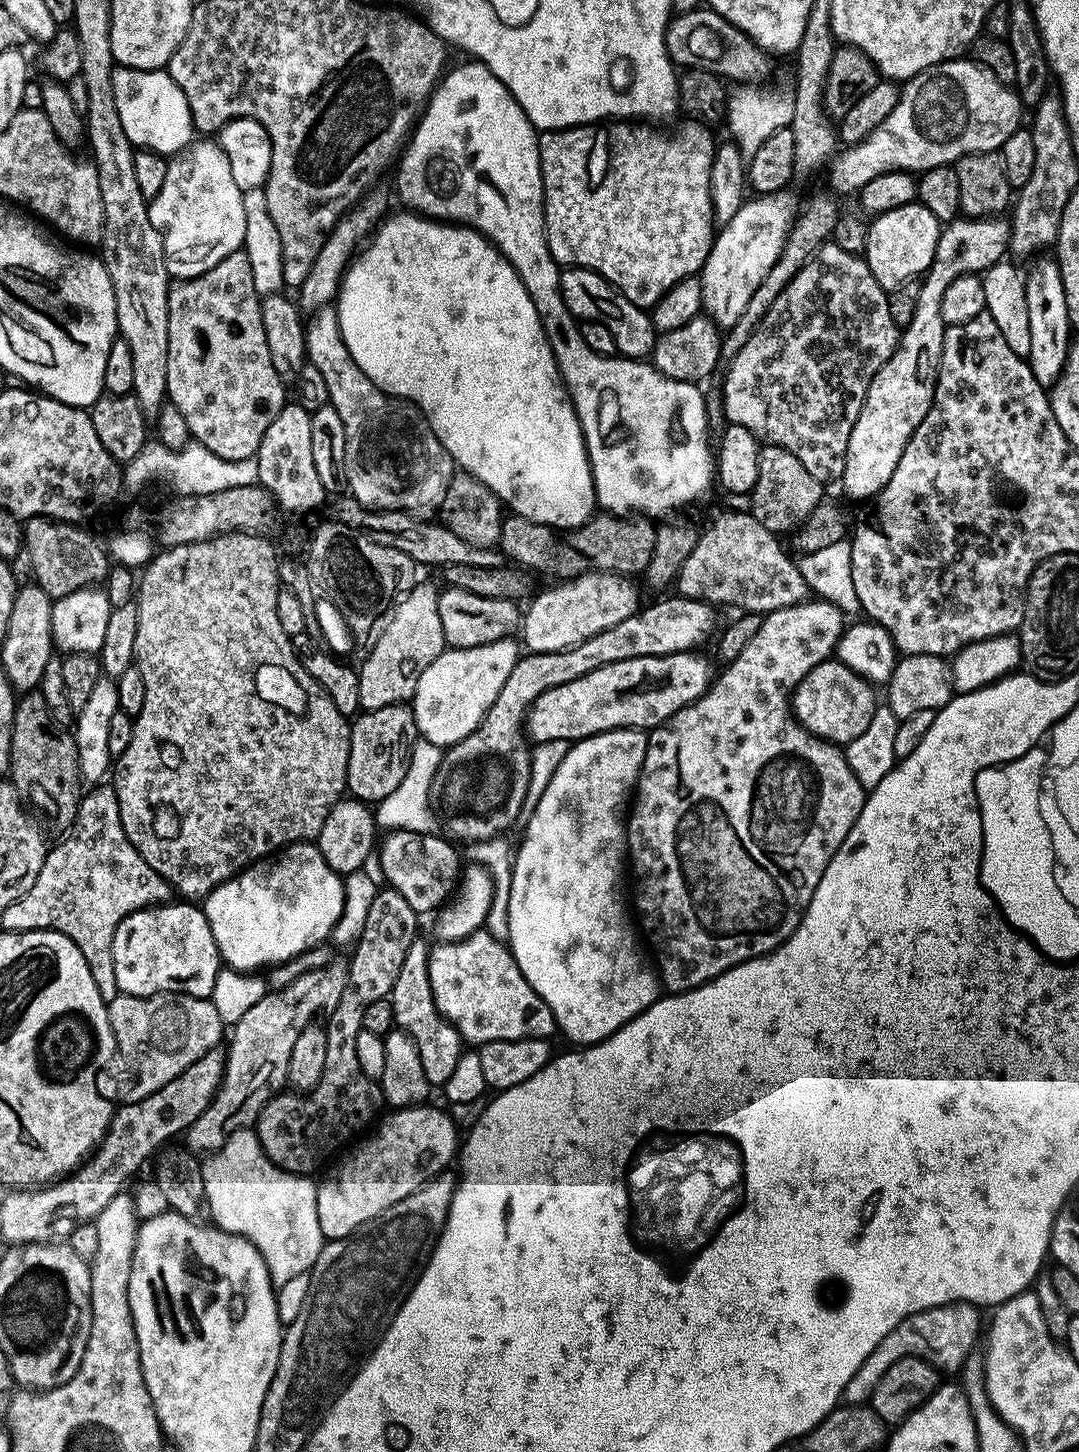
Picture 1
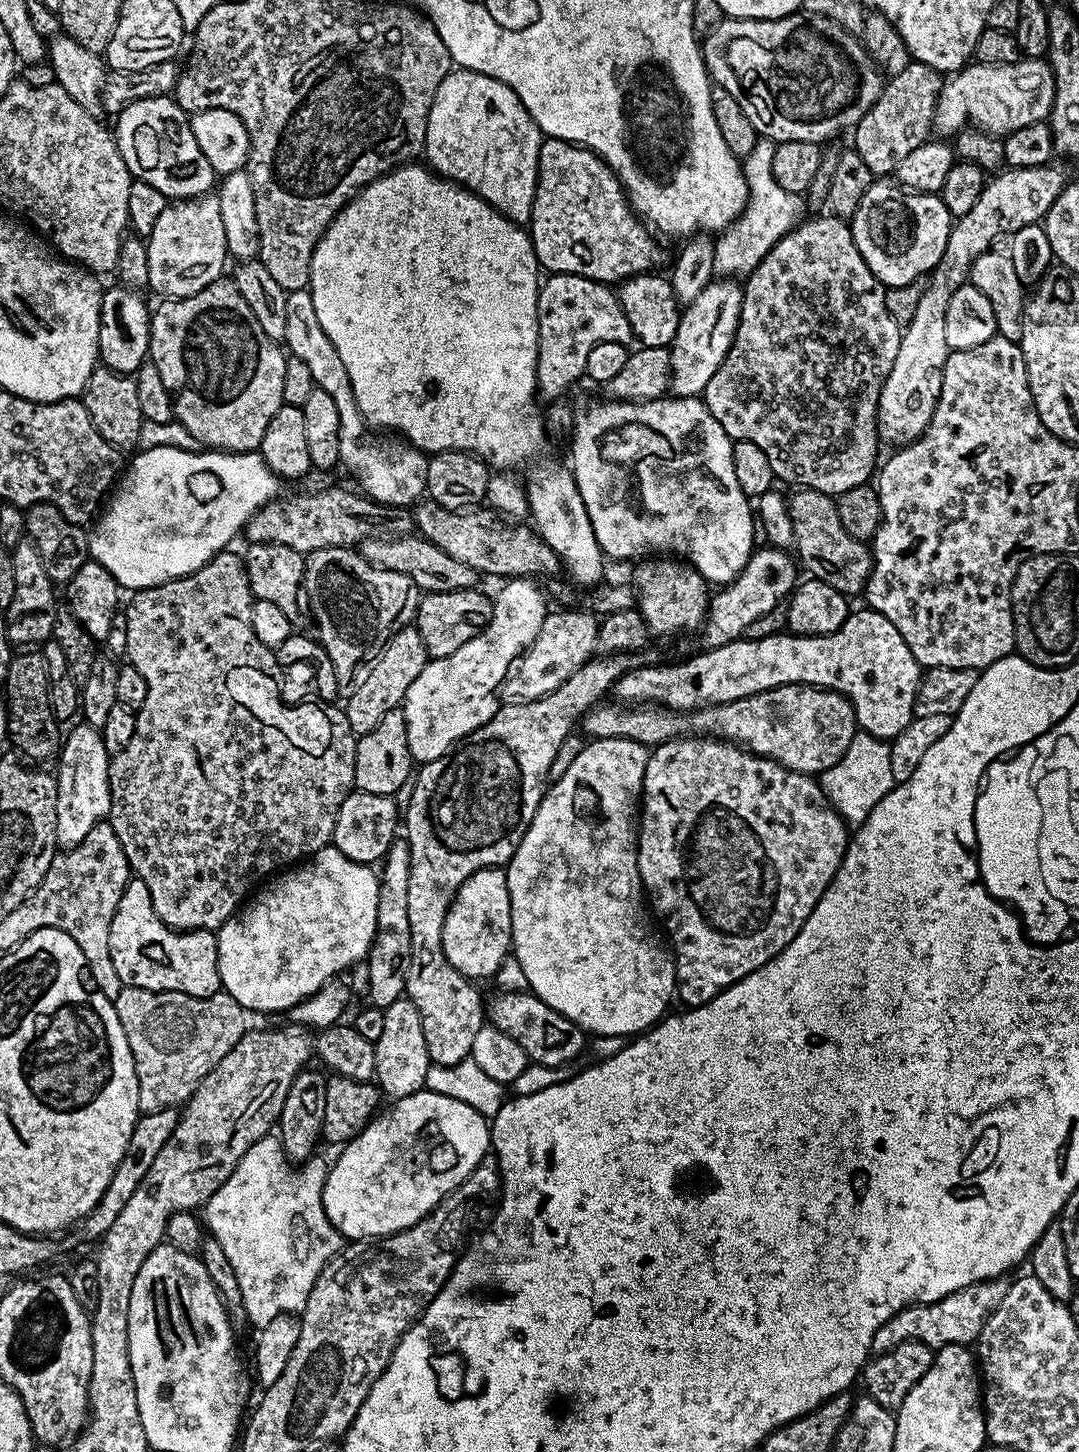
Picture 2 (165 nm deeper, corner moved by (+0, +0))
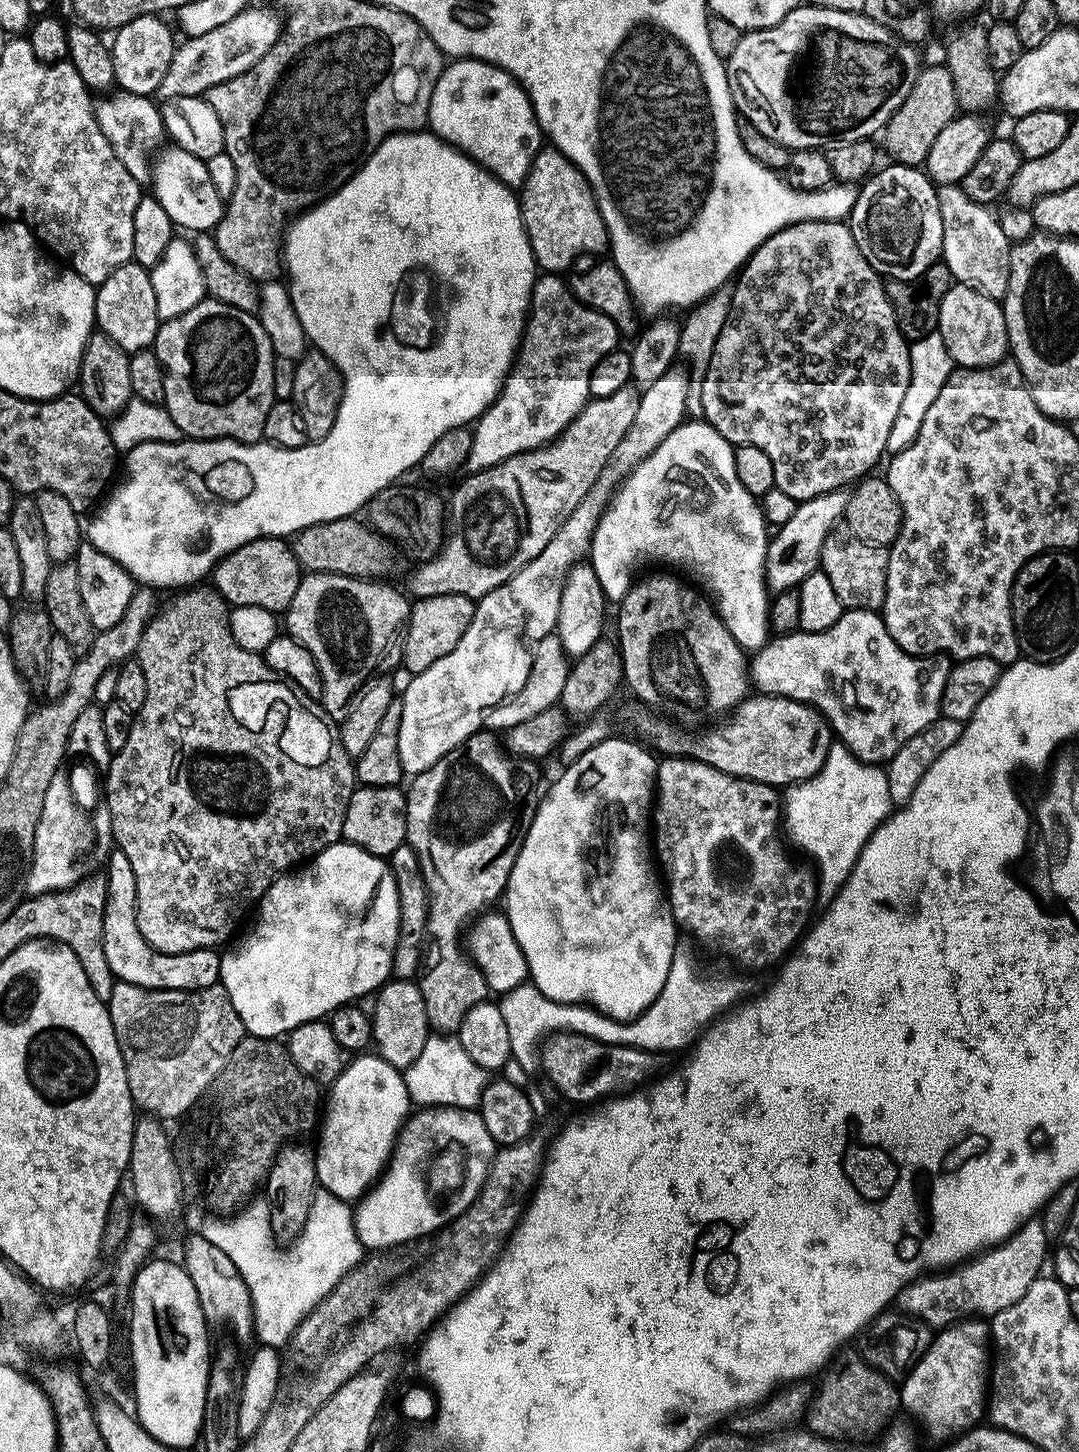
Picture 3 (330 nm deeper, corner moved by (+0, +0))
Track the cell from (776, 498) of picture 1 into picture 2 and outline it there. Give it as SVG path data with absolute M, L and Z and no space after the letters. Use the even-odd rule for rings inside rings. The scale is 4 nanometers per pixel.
M800 488L793 492L796 493L787 497L788 514L792 523L794 552L803 571L805 568L811 579L826 582L826 586L834 586L834 590L846 597L855 597L855 592L863 593L872 573L869 545L844 529L833 497L824 492L815 492L813 488Z

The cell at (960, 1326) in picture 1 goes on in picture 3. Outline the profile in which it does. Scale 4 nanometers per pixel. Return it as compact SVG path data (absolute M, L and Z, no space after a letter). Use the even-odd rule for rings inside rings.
M1033 1218L1021 1224L1003 1244L943 1274L930 1274L912 1281L896 1295L895 1307L903 1315L918 1319L933 1330L953 1327L961 1317L994 1317L1006 1310L1006 1306L1014 1306L1014 1302L1030 1290L1032 1283L1041 1275L1040 1267L1044 1264L1048 1247L1050 1241L1044 1233L1043 1223Z

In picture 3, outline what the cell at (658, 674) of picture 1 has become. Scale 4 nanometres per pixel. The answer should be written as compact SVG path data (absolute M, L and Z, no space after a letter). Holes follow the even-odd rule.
M845 610L838 618L838 622L834 622L834 626L830 626L825 632L805 632L797 630L788 633L786 636L769 639L763 648L755 653L756 656L750 660L750 680L753 685L756 684L761 693L770 696L791 696L794 700L801 700L804 704L811 704L812 707L819 710L828 721L833 733L838 737L839 743L846 745L853 754L864 760L867 764L883 765L893 756L907 740L914 738L914 734L918 734L922 730L926 730L926 726L930 726L940 716L940 698L942 696L942 686L946 684L948 677L949 665L943 664L940 658L924 658L911 656L909 652L903 652L896 644L896 640L886 630L883 615L877 614L872 610Z

